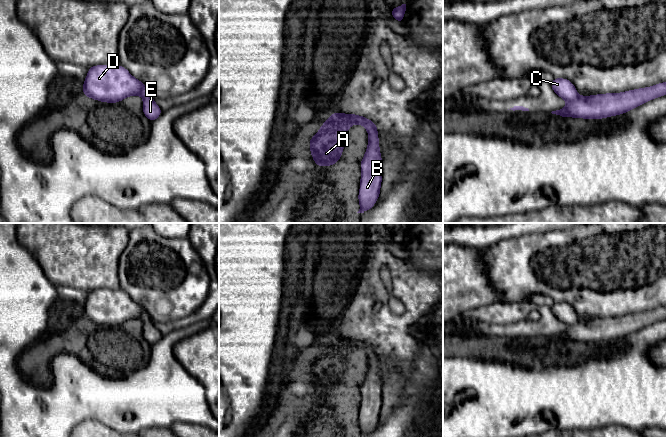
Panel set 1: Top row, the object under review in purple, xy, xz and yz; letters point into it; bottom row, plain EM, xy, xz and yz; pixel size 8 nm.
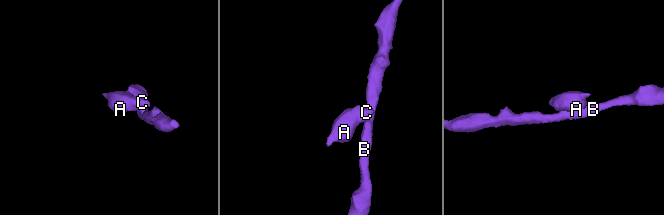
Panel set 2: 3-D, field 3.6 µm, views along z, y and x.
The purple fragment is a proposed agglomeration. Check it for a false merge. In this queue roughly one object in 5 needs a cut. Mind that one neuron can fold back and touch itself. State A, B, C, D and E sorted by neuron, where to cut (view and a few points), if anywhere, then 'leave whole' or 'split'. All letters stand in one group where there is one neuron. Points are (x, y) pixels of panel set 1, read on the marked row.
A B C D E; no cut; leave whole

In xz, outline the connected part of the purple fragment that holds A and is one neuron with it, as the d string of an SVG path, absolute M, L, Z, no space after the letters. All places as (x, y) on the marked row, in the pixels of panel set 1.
M332 113L309 140L309 146L317 166L335 166L343 153L346 133L353 124L360 124L368 131L368 146L360 163L362 171L358 193L360 209L357 212L364 213L376 204L382 182L382 158L375 123L356 114Z

